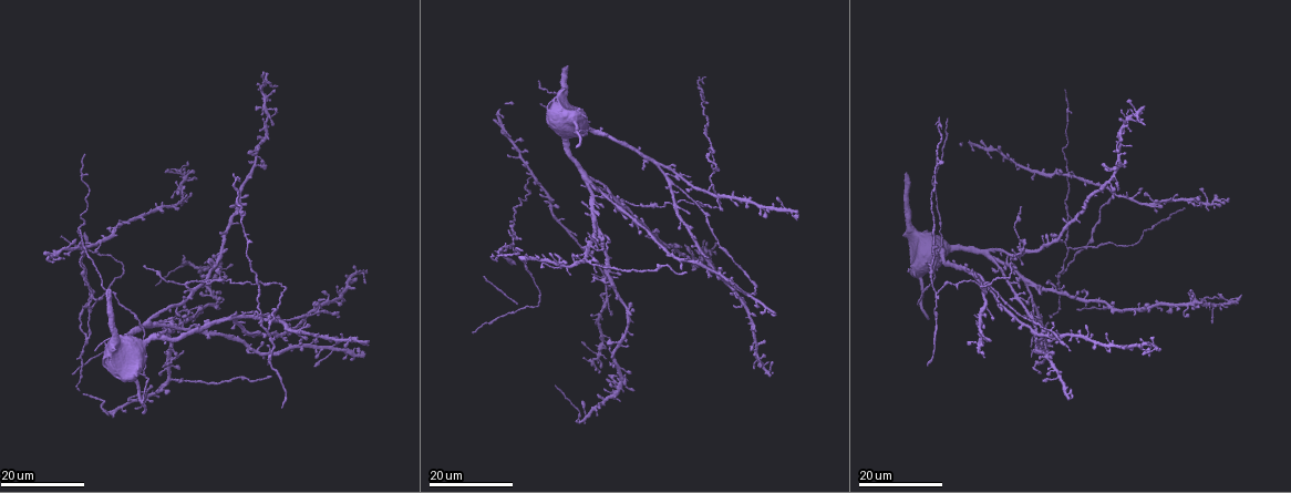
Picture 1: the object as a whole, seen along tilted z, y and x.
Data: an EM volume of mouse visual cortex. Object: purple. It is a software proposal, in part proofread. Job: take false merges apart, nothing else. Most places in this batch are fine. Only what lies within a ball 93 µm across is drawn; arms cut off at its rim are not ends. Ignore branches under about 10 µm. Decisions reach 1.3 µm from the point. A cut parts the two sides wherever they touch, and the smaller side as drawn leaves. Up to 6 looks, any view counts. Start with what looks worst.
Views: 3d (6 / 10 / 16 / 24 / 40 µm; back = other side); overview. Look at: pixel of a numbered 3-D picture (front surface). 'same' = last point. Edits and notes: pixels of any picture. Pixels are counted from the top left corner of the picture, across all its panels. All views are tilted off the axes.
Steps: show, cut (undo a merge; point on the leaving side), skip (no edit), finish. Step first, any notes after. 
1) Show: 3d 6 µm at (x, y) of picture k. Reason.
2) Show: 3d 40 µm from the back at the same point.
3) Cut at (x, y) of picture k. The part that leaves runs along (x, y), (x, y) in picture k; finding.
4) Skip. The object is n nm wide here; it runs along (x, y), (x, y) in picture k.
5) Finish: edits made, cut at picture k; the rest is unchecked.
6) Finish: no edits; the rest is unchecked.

Show: 3d 16 µm at (268, 337) of picture 1. Side arm on a straight run.

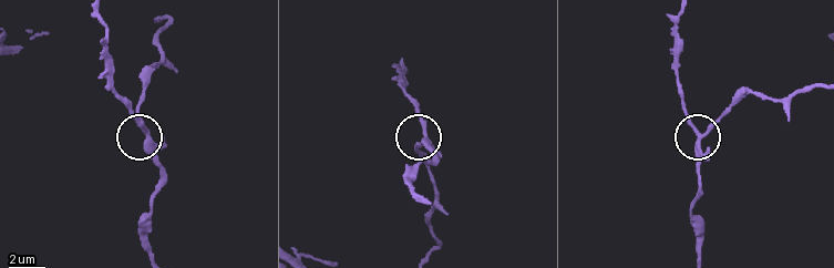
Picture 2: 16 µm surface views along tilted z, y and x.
Show: 3d 6 µm at (425, 139) of picture 2.

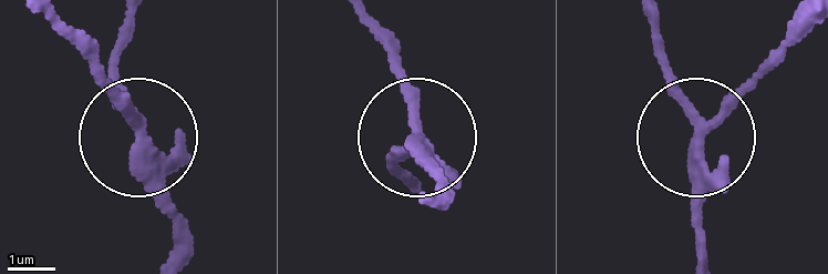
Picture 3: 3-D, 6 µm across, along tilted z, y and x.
Show: 3d 6 µm from the back at (698, 128) of picture 3. Other side.

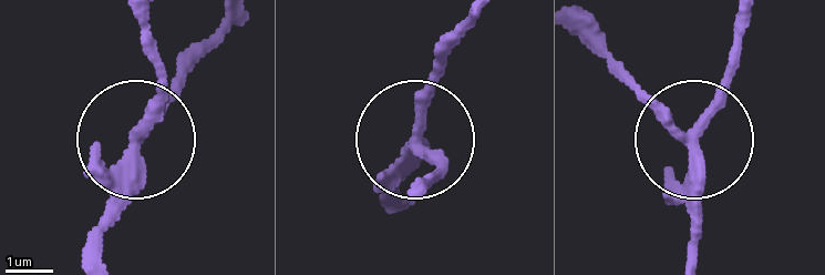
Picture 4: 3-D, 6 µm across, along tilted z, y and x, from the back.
Skip. The object is 230 nm wide here; it runs along (578, 39), (694, 136), (691, 261) in picture 4; one neuron here.

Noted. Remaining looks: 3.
Show: 3d 24 µm at (712, 186) of picture 1. Arms part here.

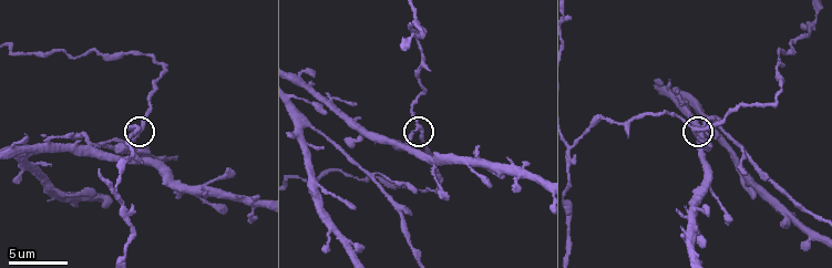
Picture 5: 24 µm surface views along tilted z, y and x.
Show: 3d 10 µm at (692, 125) of picture 5.

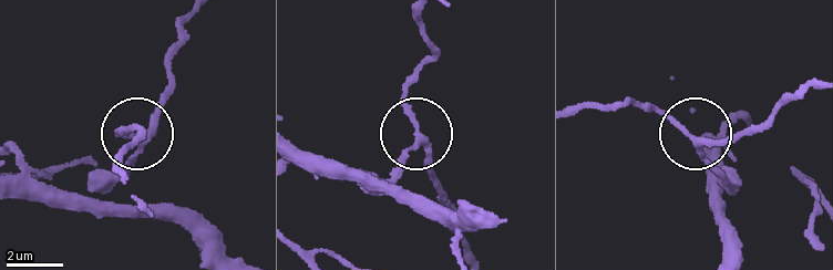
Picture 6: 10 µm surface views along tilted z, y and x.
Skip. It runs along (703, 151), (713, 185), (721, 173), (697, 136), (751, 124) in picture 6; continuous, no second neuron.

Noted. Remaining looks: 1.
Finish: no edits; the rest is unchecked.

